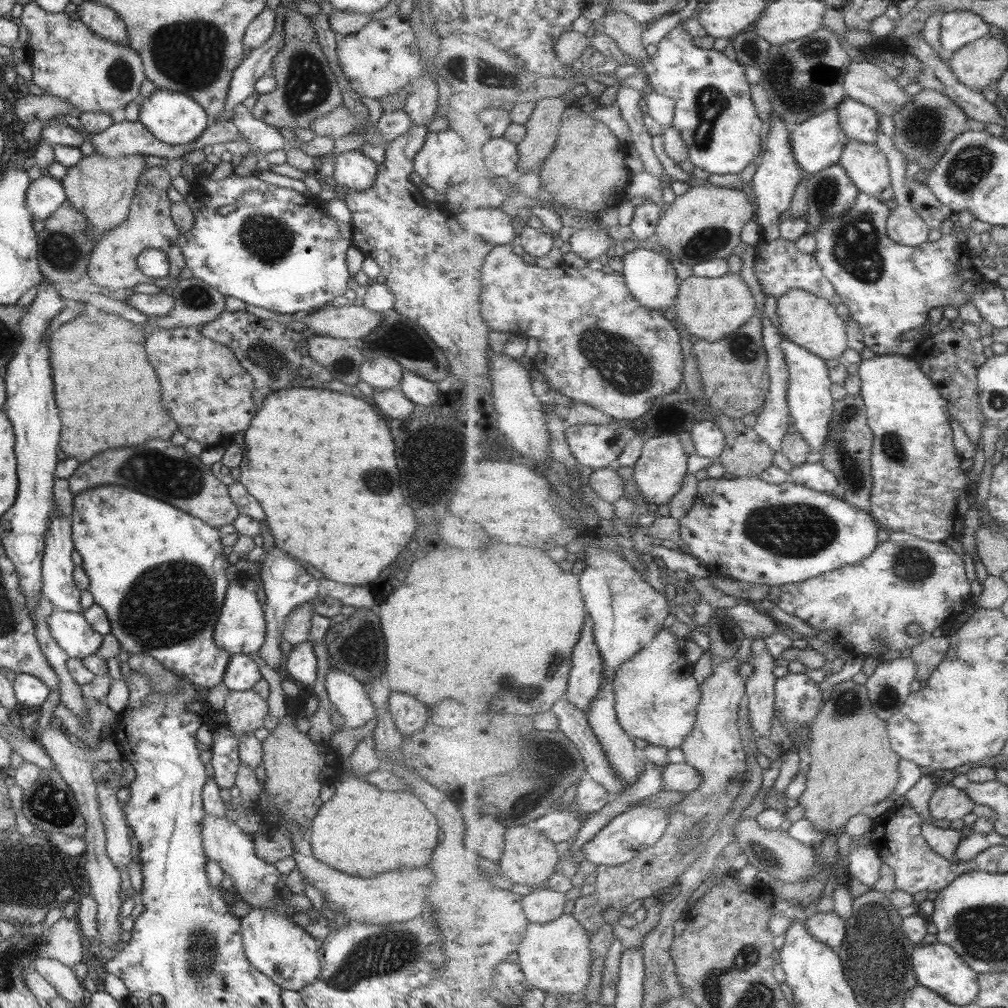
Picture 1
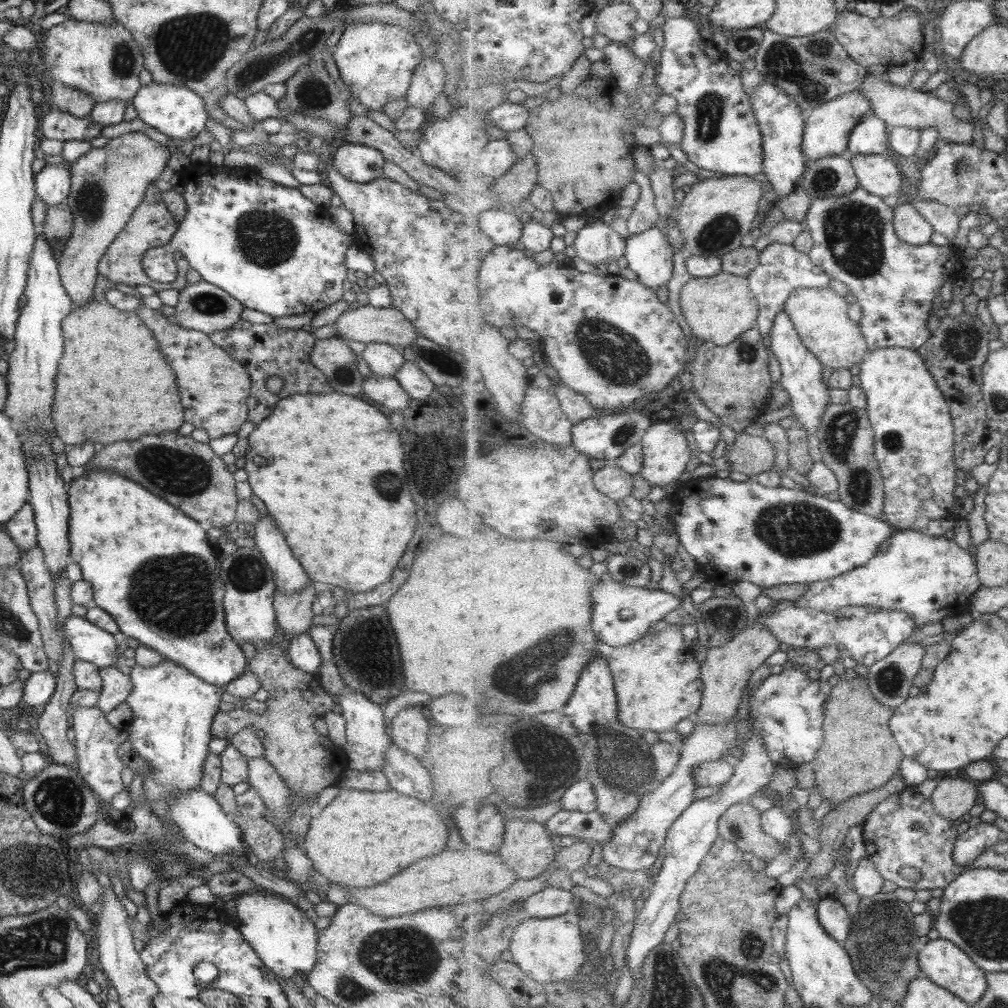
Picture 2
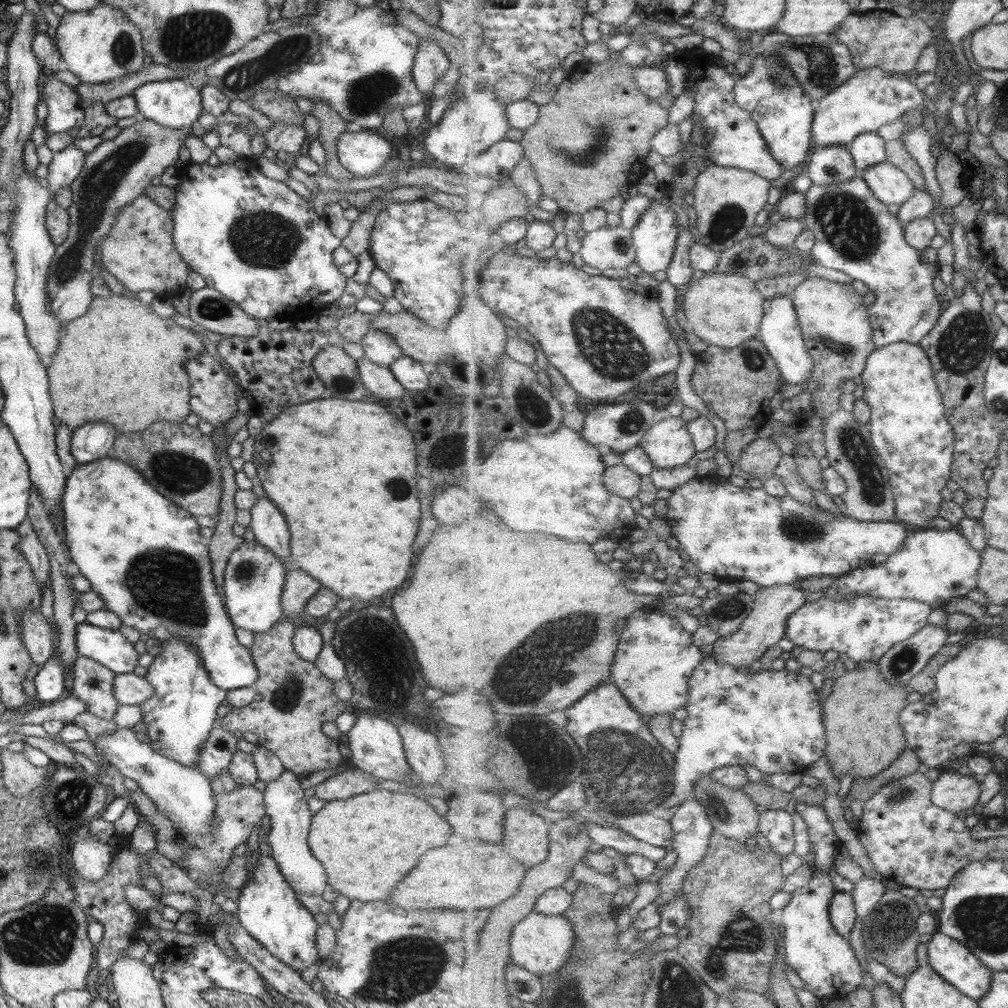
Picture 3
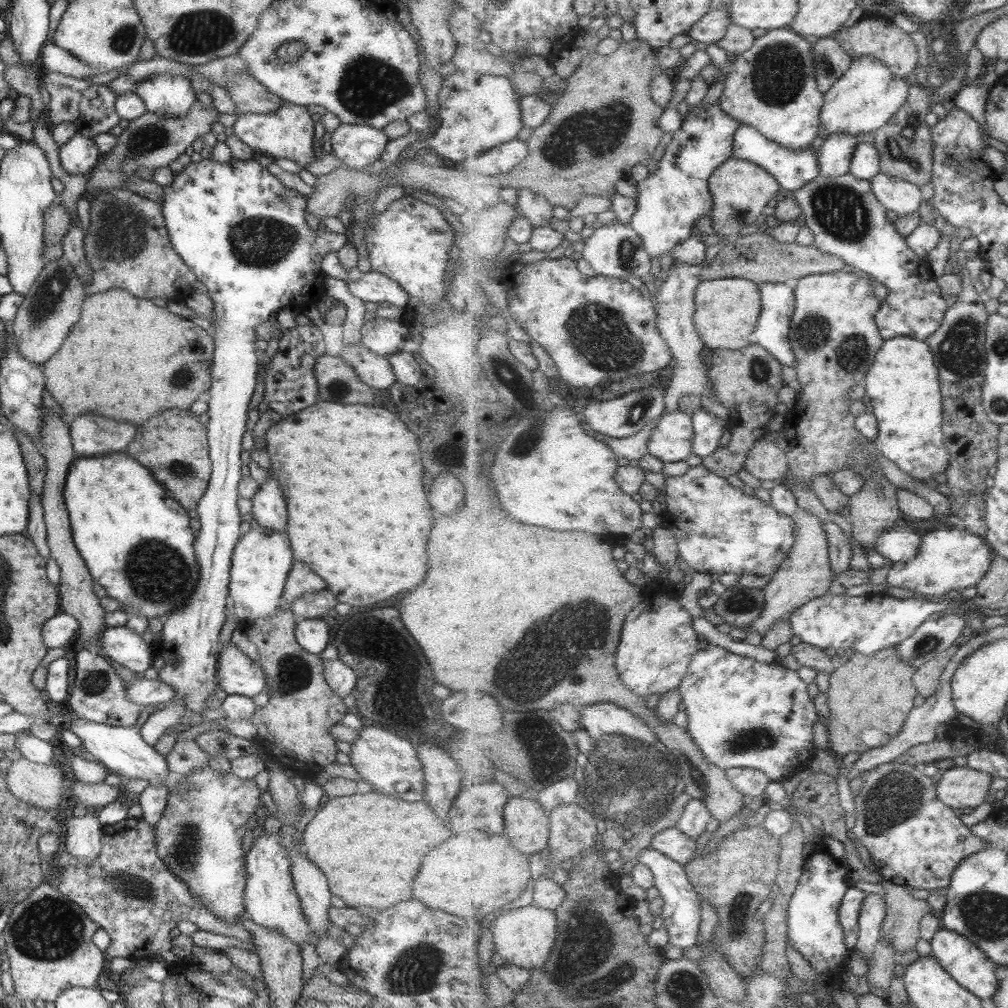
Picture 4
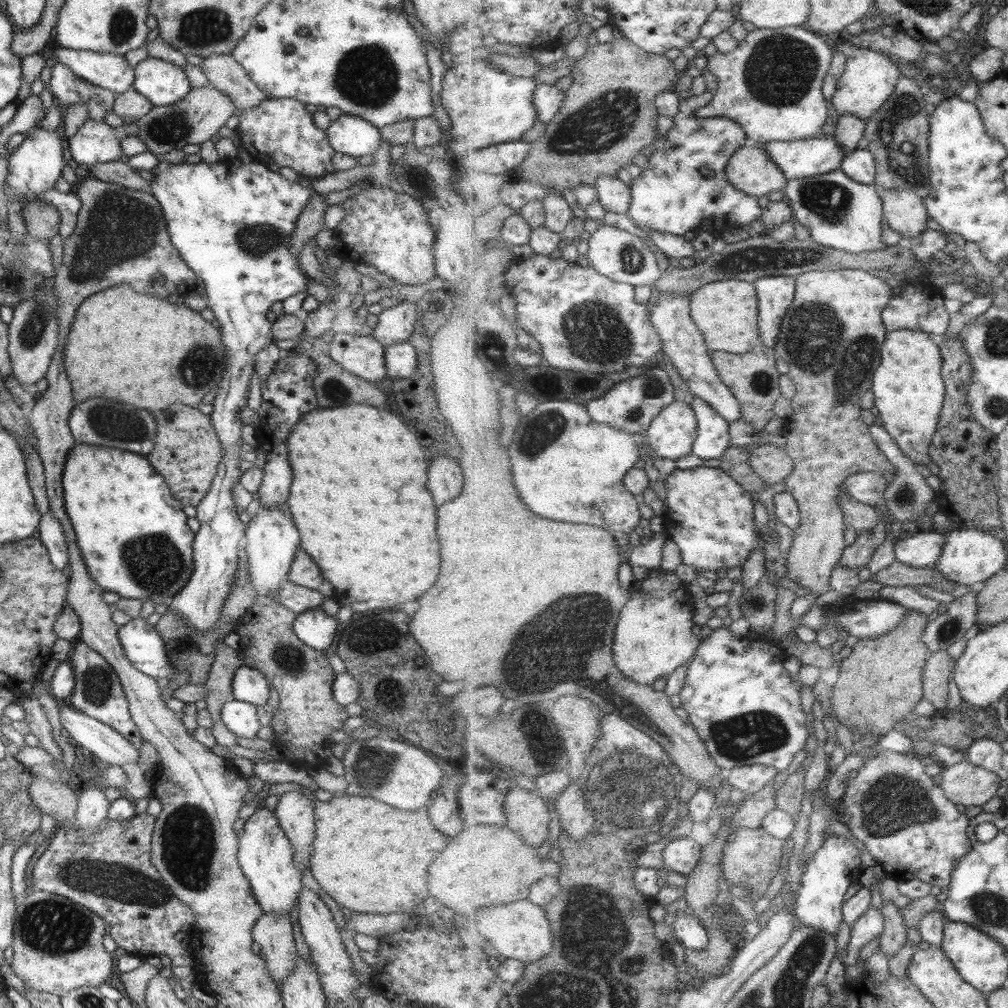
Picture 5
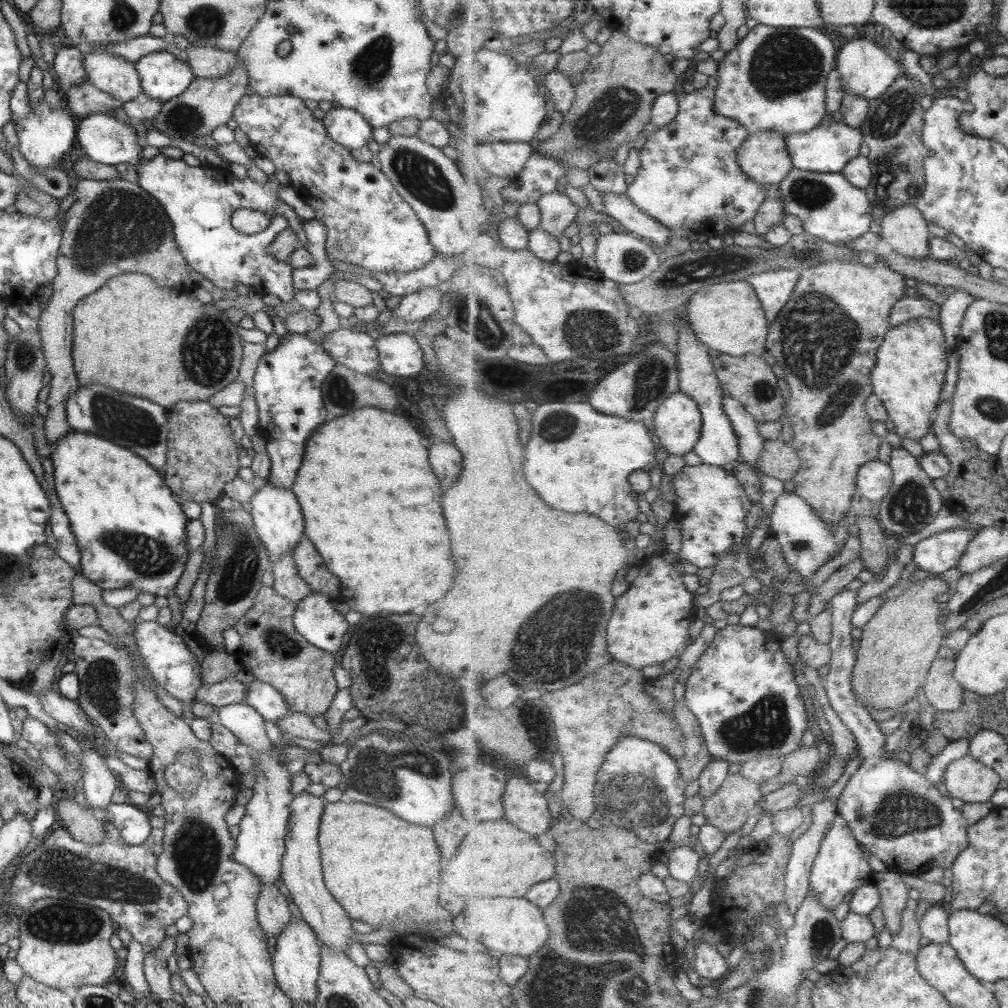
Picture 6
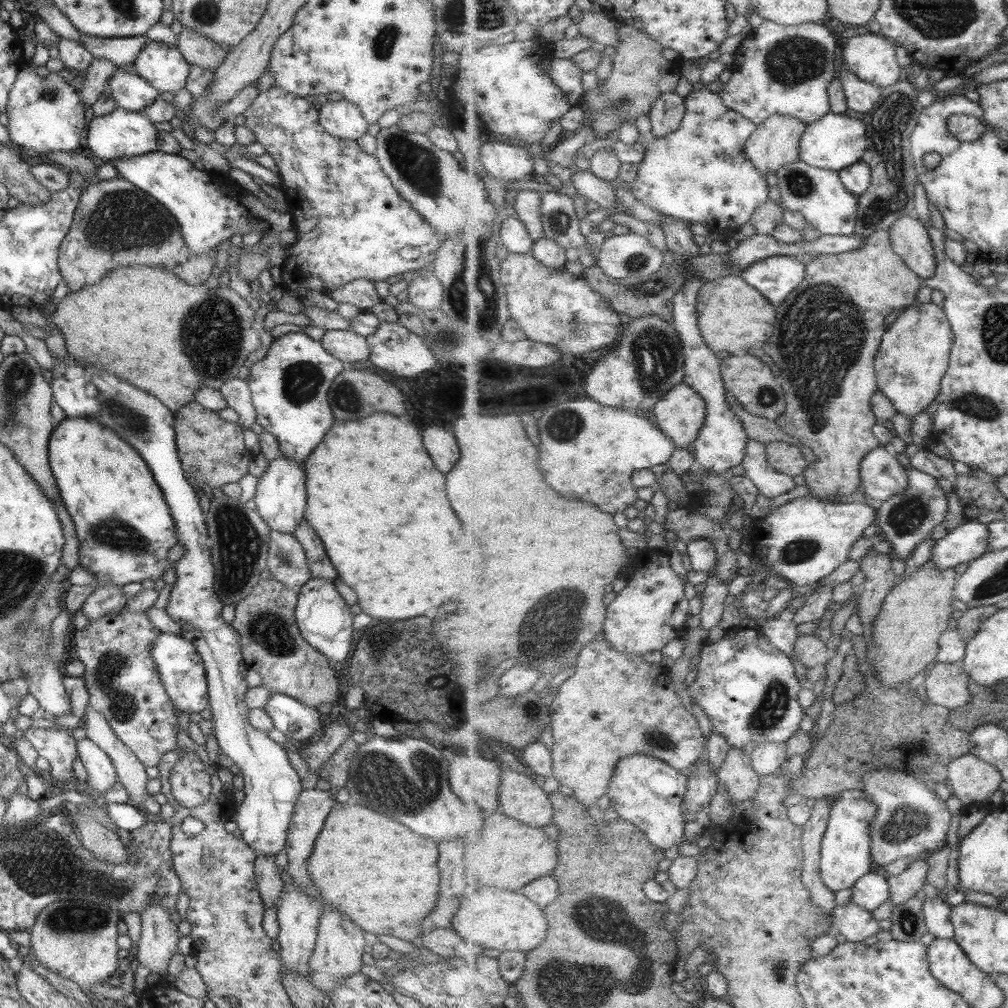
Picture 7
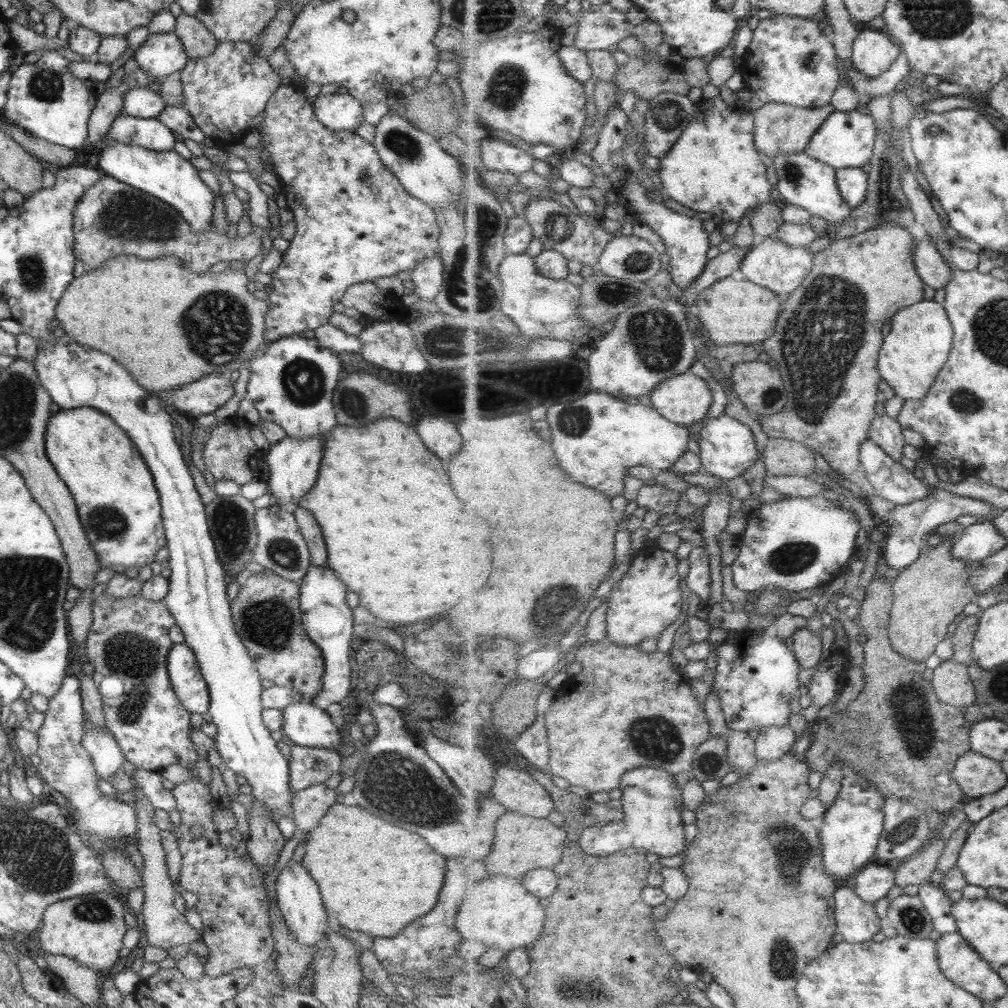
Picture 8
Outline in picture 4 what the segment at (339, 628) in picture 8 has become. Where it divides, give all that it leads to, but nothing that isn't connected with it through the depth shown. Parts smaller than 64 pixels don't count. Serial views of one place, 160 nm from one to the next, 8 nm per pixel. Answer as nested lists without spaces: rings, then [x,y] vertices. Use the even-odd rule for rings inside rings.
[[[319,617],[303,619],[295,625],[294,637],[305,652],[320,656],[329,642],[329,629]]]

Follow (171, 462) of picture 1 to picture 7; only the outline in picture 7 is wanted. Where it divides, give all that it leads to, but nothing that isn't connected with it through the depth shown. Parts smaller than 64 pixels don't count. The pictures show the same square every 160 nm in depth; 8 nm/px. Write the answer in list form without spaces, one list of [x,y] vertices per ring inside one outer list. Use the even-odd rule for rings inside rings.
[[[193,401],[185,404],[174,413],[173,429],[177,459],[183,469],[185,479],[200,488],[220,488],[222,485],[237,483],[248,472],[249,461],[254,453],[245,448],[243,432],[236,423],[225,422],[207,408],[201,408]]]

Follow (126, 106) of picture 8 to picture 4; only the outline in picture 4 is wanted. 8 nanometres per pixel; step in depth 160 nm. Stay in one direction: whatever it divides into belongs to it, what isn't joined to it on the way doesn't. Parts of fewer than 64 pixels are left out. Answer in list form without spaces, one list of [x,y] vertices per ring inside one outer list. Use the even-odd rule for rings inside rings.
[[[49,41],[40,48],[39,61],[46,72],[59,72],[78,79],[99,73]]]

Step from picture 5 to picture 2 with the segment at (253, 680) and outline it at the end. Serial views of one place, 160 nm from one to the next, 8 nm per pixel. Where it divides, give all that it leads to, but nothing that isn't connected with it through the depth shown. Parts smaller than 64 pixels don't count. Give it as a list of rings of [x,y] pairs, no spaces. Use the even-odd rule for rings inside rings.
[[[91,471],[81,475],[66,486],[68,494],[69,516],[67,528],[67,540],[69,542],[70,560],[79,565],[82,579],[88,582],[92,588],[93,605],[104,610],[118,626],[118,637],[135,639],[140,645],[153,649],[159,656],[174,662],[187,672],[194,674],[197,679],[215,687],[223,687],[233,678],[237,678],[247,666],[247,660],[241,653],[241,649],[230,639],[224,623],[224,608],[222,598],[224,595],[224,582],[220,579],[218,552],[213,545],[208,543],[207,534],[198,522],[185,516],[173,505],[165,500],[147,492],[139,484],[121,477],[113,471]]]

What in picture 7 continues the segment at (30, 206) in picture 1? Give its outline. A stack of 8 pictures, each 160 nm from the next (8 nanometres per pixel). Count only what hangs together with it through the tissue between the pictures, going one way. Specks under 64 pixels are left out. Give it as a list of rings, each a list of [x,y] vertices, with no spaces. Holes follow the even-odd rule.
[[[119,108],[100,117],[88,117],[87,138],[85,138],[87,148],[105,163],[153,152],[156,150],[157,130],[153,128],[152,123],[142,112],[129,112]]]

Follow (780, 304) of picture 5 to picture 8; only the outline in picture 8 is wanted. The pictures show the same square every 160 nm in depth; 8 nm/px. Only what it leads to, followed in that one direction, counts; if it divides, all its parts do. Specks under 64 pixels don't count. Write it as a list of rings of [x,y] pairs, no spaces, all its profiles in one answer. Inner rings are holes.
[[[775,236],[768,237],[749,248],[741,263],[739,276],[760,284],[783,298],[804,283],[805,277],[813,270],[814,254],[815,252],[811,252],[808,247],[795,248]]]

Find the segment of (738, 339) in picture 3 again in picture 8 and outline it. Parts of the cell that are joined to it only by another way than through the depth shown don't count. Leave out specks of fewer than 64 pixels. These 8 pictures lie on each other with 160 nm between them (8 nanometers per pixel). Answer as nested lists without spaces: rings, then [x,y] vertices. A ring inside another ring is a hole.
[[[736,275],[718,280],[700,292],[697,315],[716,346],[757,344],[769,340],[776,331],[783,298],[776,292]]]

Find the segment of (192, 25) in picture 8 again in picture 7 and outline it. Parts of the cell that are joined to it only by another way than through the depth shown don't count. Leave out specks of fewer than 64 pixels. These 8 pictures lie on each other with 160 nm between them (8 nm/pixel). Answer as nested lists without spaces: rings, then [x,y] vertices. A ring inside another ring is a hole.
[[[183,28],[176,35],[175,46],[181,57],[190,66],[209,69],[209,71],[213,72],[221,65],[227,54],[222,46],[188,28]]]

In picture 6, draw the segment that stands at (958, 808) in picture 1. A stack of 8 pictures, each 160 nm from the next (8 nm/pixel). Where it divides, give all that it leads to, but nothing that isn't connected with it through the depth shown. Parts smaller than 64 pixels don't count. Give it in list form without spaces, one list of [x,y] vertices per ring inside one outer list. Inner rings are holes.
[[[970,754],[951,761],[942,775],[949,796],[964,802],[989,802],[1002,779],[993,768]]]

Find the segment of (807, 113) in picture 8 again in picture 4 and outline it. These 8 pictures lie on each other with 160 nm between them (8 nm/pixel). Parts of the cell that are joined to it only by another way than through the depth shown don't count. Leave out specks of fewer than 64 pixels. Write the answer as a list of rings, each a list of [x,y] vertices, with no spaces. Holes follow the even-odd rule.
[[[735,157],[716,168],[709,179],[709,190],[712,191],[714,203],[713,211],[709,214],[711,226],[716,234],[728,240],[739,236],[738,232],[743,228],[755,225],[757,216],[768,212],[767,204],[784,194],[779,181],[770,172],[750,160]]]

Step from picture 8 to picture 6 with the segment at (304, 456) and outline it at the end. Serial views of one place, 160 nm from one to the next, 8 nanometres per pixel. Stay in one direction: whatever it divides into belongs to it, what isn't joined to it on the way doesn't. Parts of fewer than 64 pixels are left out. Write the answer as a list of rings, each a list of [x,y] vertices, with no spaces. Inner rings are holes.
[[[266,483],[253,493],[249,504],[251,504],[252,532],[257,535],[259,543],[272,562],[290,552],[299,543],[303,536],[303,519],[295,502],[295,496],[291,494],[289,488],[277,488]]]

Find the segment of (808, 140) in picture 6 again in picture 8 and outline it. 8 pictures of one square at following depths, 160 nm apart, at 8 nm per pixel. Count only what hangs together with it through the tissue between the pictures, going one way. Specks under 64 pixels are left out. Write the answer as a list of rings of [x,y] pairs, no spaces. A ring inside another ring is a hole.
[[[835,111],[813,135],[804,152],[836,169],[859,168],[873,158],[877,131],[876,120],[871,115],[857,111]]]

